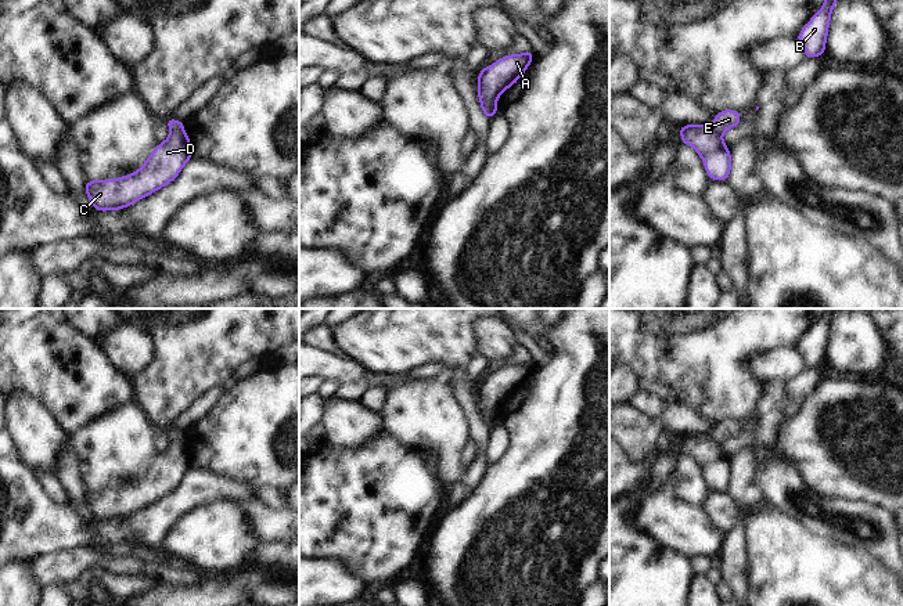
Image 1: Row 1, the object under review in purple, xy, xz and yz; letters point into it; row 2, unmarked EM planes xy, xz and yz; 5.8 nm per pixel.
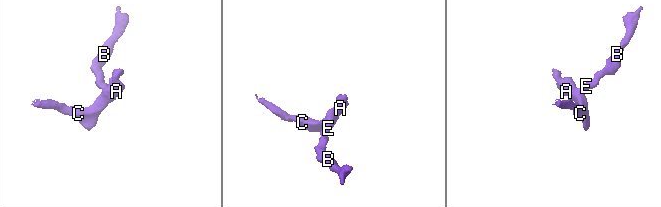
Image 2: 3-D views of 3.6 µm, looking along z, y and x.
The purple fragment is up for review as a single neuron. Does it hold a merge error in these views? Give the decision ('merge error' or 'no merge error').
merge error

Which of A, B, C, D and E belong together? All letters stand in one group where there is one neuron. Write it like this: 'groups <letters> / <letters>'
groups A C D / B E

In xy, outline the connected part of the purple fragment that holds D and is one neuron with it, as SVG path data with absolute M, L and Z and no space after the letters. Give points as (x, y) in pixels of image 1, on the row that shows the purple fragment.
M186 130L170 131L140 169L118 178L90 180L84 183L86 195L98 212L122 210L170 184L193 155Z

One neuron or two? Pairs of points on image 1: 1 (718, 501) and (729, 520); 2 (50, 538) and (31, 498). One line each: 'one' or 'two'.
1: one
2: one

